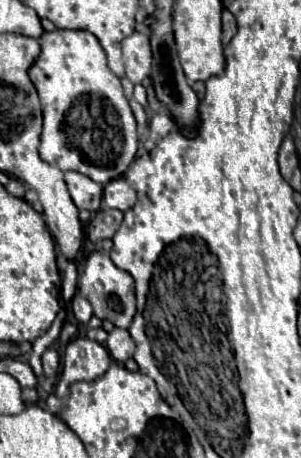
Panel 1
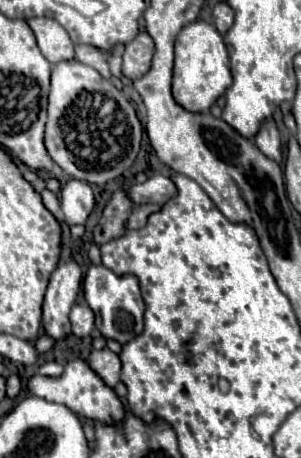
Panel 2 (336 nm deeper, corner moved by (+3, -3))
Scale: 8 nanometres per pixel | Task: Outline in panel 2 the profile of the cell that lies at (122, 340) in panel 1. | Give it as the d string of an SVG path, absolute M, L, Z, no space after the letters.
M109 348L103 350L93 350L89 354L89 366L105 380L107 386L115 388L115 384L119 382L119 374L121 374L121 360L115 352L111 352Z

